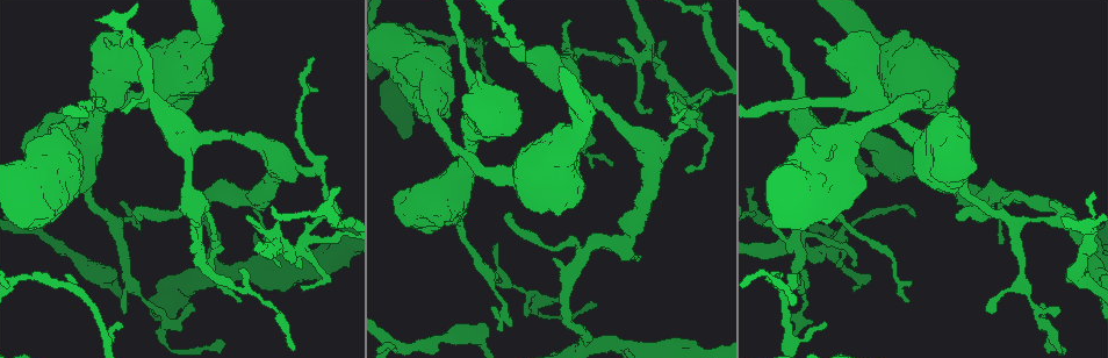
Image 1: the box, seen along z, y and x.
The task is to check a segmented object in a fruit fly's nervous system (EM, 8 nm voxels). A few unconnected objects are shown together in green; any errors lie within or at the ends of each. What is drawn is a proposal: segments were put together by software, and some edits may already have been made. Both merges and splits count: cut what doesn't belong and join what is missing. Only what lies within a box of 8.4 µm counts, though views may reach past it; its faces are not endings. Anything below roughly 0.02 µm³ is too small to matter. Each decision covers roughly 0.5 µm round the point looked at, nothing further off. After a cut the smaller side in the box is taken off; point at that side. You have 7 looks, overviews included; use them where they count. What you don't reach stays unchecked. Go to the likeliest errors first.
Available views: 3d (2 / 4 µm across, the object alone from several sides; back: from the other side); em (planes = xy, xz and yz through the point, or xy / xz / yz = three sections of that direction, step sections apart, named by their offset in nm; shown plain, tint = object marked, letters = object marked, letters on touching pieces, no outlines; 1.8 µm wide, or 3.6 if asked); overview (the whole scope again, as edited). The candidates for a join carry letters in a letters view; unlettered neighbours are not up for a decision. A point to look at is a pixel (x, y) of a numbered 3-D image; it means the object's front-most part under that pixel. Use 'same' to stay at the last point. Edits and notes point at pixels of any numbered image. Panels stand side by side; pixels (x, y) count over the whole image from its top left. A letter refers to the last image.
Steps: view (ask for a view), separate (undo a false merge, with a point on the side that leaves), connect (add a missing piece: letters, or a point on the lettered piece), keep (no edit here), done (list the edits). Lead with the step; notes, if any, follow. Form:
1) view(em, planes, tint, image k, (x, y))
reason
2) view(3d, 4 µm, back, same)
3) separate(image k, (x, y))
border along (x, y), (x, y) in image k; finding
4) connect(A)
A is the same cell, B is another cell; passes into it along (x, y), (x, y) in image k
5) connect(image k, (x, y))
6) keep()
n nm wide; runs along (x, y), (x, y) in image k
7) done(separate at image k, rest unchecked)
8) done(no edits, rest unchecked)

view(em, xy, step 8, tint, image 1, (304, 240))
branch point

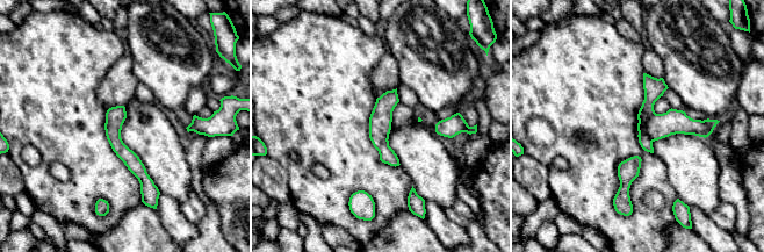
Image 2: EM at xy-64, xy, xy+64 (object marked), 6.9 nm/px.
view(em, planes, letters, same)

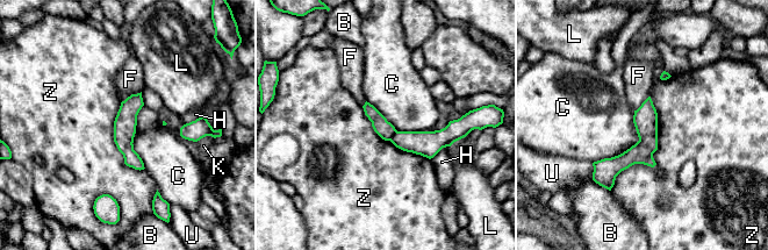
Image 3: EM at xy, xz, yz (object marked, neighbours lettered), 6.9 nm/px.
separate(image 3, (428, 144))
B, C, F, H, K, L, U and Z are other cells; border along (396, 130), (389, 140) in image 3; two neurons meet here

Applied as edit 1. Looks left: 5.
view(em, planes, plain, image 1, (96, 108))
four-way junction

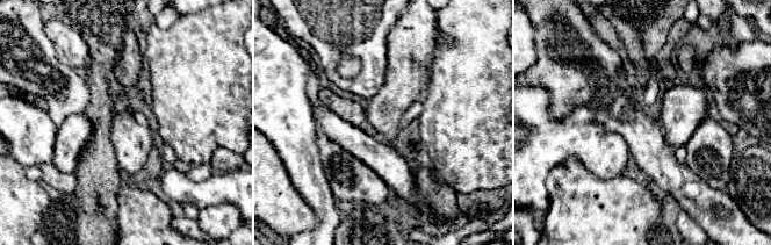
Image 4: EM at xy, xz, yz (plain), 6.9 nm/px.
view(em, planes, letters, same)
what lies round it

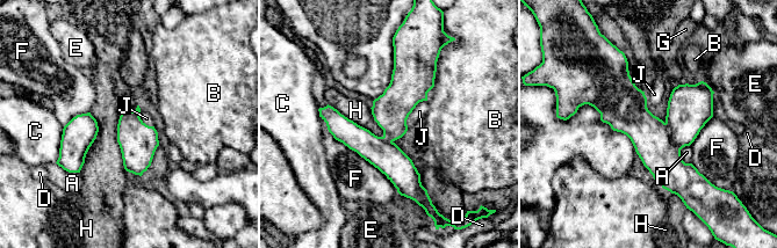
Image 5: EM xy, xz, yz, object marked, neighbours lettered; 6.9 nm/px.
separate(image 5, (649, 136))
A, B, C, D, E, F, G, H and J are other cells; the part that leaves runs along (584, 100), (609, 100), (696, 175) in image 5; two neurons meet here

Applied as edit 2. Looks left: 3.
view(em, planes, letters, image 1, (136, 215))
tapers out

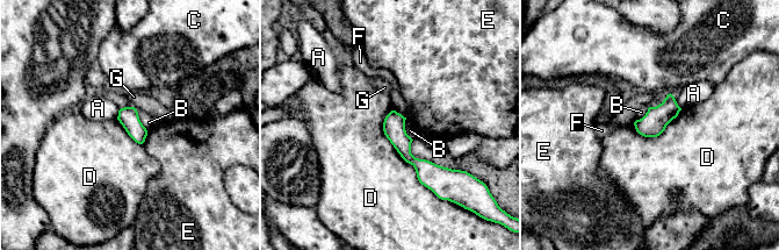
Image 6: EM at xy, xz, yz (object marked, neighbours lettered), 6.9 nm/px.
keep()
A, B, C, D, E, F and G are other cells; runs along (392, 114), (404, 151), (444, 171) in image 6; none of them fits

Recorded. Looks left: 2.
done(separate at image 3, separate at image 5, rest unchecked)

